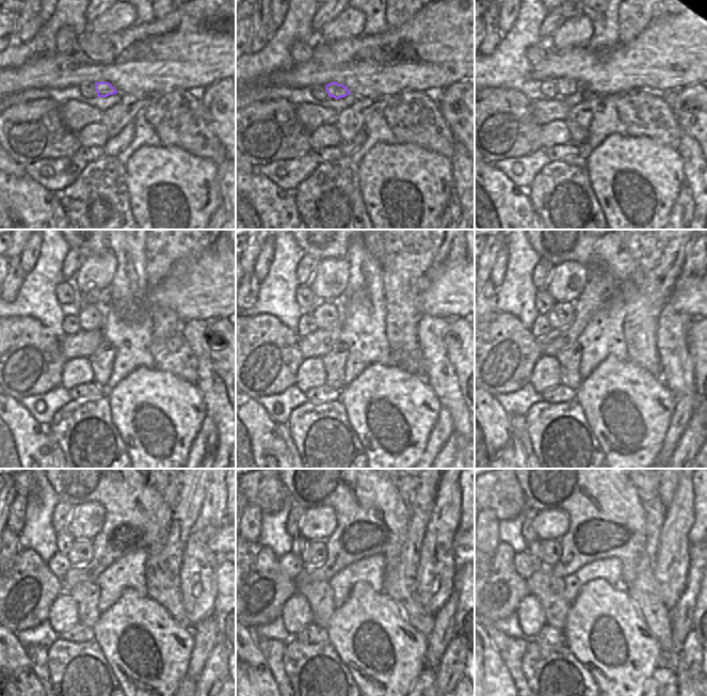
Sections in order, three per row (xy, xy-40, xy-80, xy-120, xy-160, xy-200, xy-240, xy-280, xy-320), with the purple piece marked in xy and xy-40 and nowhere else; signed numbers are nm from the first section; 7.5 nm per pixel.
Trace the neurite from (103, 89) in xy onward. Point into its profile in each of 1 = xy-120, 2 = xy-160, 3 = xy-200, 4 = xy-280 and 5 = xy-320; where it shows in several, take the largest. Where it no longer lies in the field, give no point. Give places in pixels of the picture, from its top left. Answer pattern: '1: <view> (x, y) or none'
1: xy-120 (89, 315)
2: xy-160 (325, 314)
3: xy-200 (562, 314)
4: xy-280 (317, 553)
5: xy-320 (551, 551)

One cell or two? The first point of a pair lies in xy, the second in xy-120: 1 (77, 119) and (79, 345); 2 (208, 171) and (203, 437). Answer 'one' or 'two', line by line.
1: one
2: two

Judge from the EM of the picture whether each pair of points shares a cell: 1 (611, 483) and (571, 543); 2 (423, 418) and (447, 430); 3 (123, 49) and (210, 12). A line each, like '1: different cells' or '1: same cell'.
1: same cell
2: different cells
3: same cell

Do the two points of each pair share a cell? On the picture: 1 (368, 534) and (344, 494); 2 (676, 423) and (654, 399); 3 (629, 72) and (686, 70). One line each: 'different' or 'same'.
1: same
2: different
3: same

